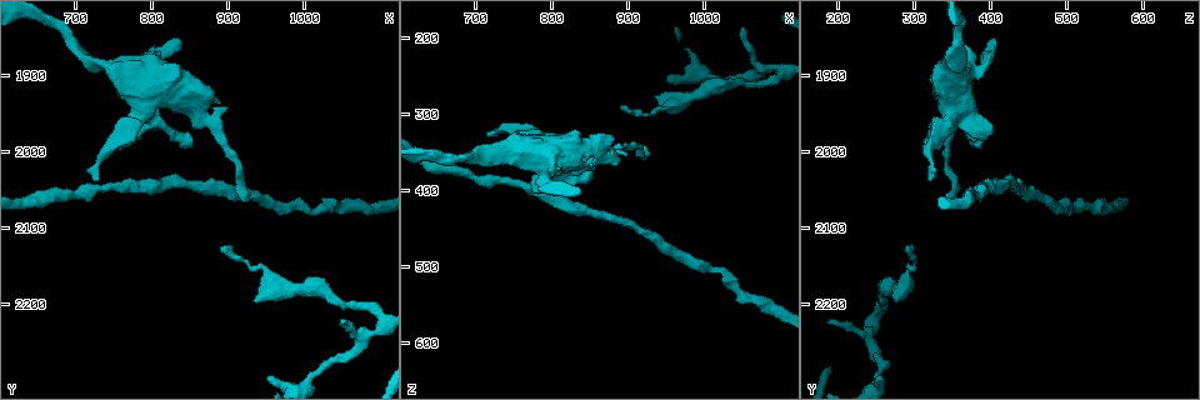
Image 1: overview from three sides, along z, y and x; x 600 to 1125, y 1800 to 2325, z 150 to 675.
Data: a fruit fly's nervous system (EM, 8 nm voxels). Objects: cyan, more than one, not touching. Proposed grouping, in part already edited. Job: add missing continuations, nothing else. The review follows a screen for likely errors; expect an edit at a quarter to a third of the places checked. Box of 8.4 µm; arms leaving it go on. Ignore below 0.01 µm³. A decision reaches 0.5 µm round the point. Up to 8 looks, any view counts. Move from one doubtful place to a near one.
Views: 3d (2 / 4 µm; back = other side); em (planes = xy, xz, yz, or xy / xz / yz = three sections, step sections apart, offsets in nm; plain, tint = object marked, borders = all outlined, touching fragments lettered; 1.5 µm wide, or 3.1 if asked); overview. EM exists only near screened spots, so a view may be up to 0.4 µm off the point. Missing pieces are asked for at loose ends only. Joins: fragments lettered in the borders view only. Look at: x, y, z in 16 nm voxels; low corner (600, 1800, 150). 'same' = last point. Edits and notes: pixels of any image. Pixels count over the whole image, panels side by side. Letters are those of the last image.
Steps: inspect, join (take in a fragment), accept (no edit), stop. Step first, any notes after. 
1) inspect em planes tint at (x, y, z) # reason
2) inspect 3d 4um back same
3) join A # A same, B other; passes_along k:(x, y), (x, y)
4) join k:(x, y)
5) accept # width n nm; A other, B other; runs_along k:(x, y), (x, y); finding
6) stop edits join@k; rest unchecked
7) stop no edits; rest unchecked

inspect em planes borders at (725, 2040, 325) # an open end

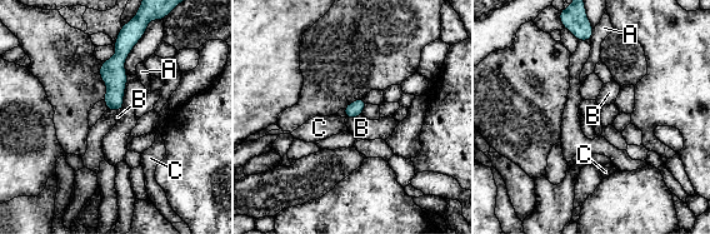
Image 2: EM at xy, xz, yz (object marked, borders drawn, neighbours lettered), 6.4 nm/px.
accept # A other, B other, C other; border 2:(361, 114), (345, 119); no lettered fragment goes on from it

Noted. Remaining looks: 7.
inspect em xz step 8 tint at (850, 1985, 375) # free end

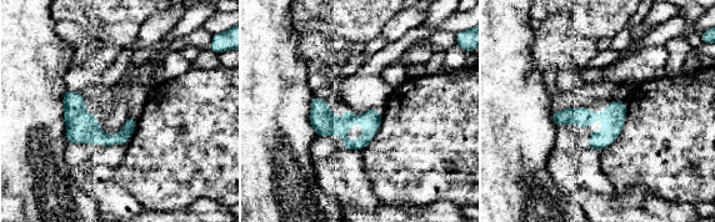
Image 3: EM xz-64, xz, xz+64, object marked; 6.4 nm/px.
inspect em planes borders same # cut it another way

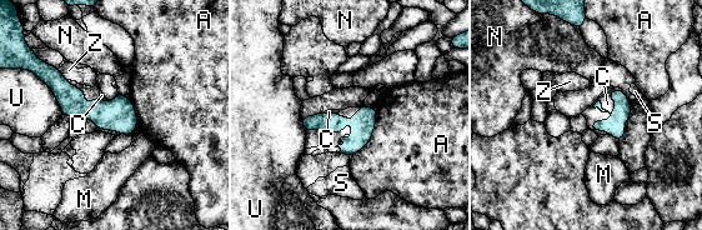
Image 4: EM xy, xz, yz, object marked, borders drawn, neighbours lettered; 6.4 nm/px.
accept # A other, C other, M other, N other, S other, U other, Z other; none of them fits

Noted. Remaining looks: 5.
inspect em yz step 4 tint at (890, 2125, 290) # branch stops here

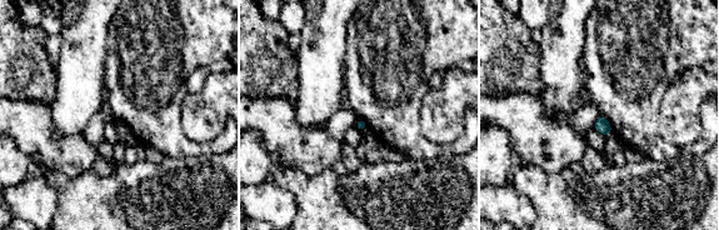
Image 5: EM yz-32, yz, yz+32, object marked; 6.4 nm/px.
inspect em planes borders same # another direction

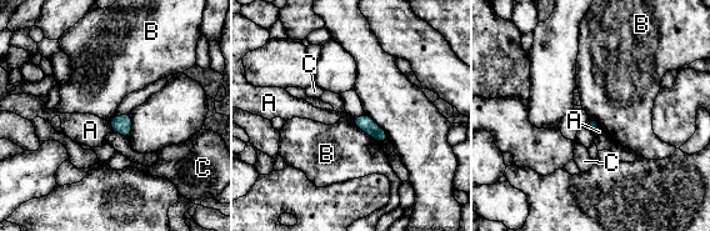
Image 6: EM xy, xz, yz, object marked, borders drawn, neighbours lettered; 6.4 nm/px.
accept # A other, B other, C other; border 6:(351, 117), (361, 130), (379, 142); none of them fits

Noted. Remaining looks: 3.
stop no edits; rest unchecked

